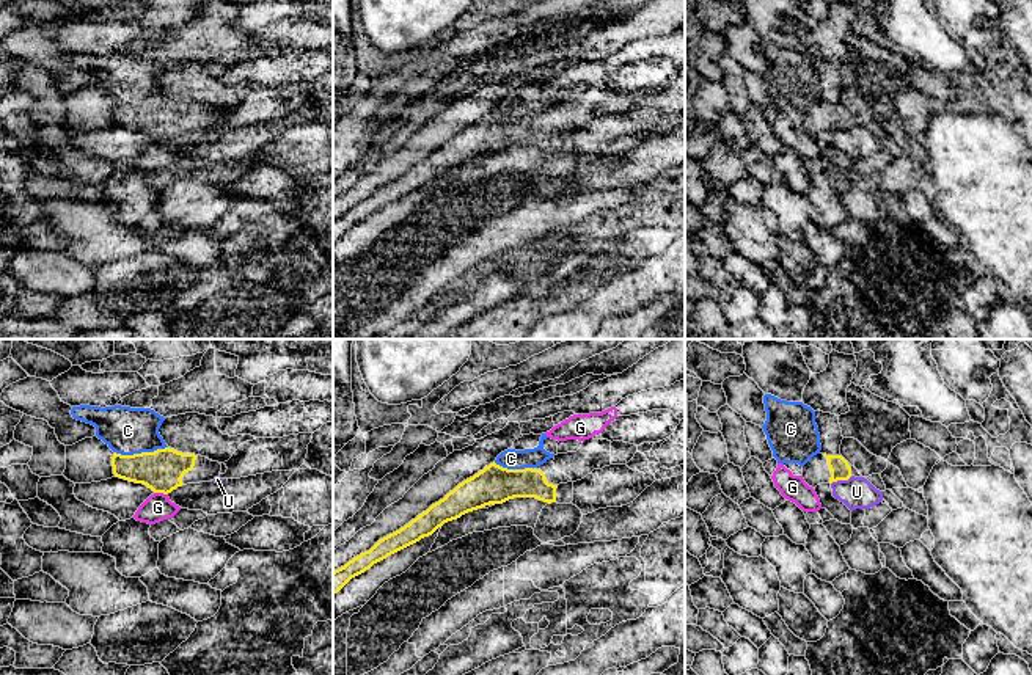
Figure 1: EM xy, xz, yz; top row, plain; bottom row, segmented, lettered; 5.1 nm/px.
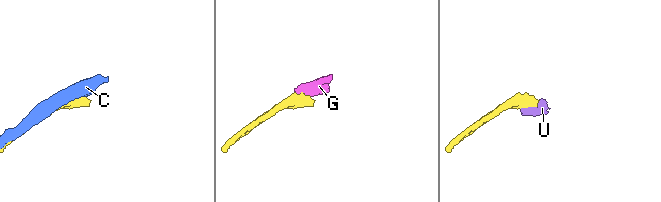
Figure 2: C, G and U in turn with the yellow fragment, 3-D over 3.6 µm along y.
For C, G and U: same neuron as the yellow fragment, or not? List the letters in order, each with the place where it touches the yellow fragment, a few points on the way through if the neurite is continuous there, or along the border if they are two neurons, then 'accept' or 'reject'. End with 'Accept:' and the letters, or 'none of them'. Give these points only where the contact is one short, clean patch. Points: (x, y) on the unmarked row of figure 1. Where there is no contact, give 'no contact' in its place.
C: contact xy (142, 101); reject
G: contact xy (161, 140); border xy (154, 140), (167, 143); reject
U: contact yz (841, 127); border yz (852, 124), (831, 132); reject
Accept: none of them

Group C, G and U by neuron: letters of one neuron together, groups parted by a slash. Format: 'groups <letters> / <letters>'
groups C / G / U

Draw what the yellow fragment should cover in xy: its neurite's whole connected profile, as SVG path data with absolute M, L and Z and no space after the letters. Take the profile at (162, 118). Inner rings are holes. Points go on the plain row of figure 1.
M165 96L134 104L113 102L115 126L143 132L154 141L168 143L187 132L210 130L226 121L226 113L195 102Z

